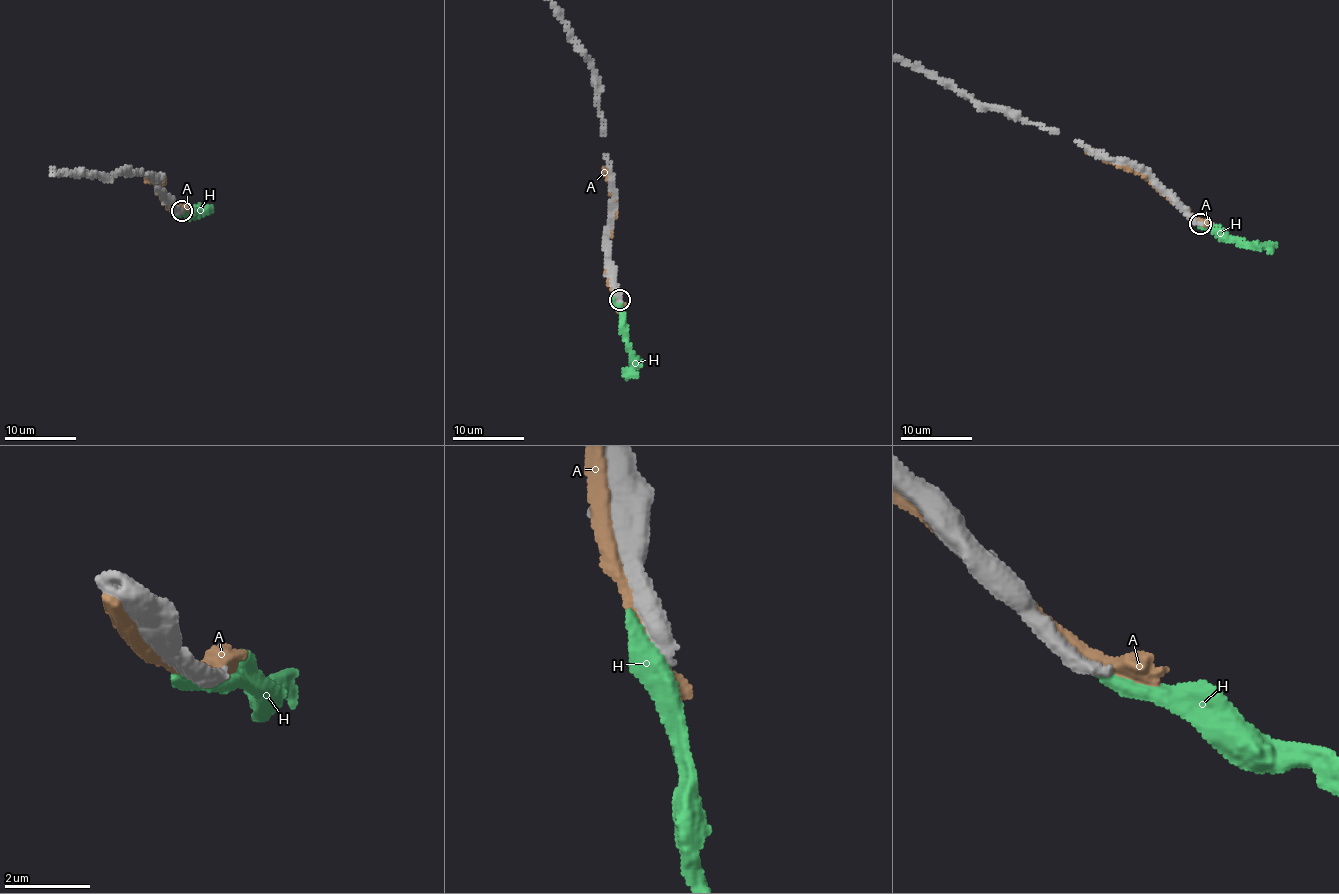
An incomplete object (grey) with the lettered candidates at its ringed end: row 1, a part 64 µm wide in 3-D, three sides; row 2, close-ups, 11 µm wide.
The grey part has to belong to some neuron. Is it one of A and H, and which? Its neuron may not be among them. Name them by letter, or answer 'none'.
none

